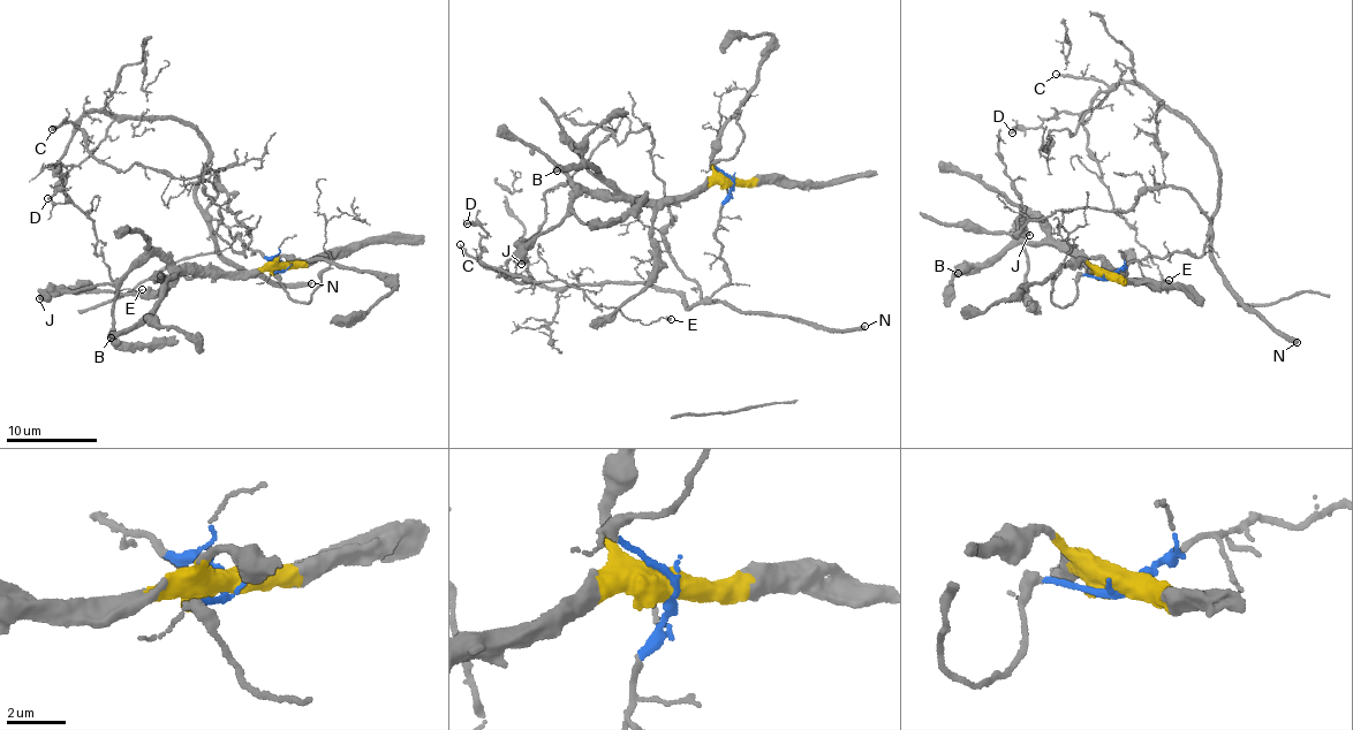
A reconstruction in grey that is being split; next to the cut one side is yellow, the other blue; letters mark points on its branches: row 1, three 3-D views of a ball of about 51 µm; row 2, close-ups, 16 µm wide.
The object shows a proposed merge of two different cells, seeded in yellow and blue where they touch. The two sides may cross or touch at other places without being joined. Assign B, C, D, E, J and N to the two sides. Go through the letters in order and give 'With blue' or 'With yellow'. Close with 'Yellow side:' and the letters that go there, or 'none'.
B: With yellow
C: With blue
D: With blue
E: With blue
J: With yellow
N: With blue
Yellow side: B, J

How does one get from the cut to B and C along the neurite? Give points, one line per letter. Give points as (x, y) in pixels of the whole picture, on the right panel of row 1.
B: (1109, 278), (1074, 255), (1051, 245), (1020, 242), (958, 274)
C: (1109, 278), (1148, 256), (1180, 251), (1199, 257), (1217, 208), (1218, 162), (1185, 118), (1138, 86), (1056, 74)

